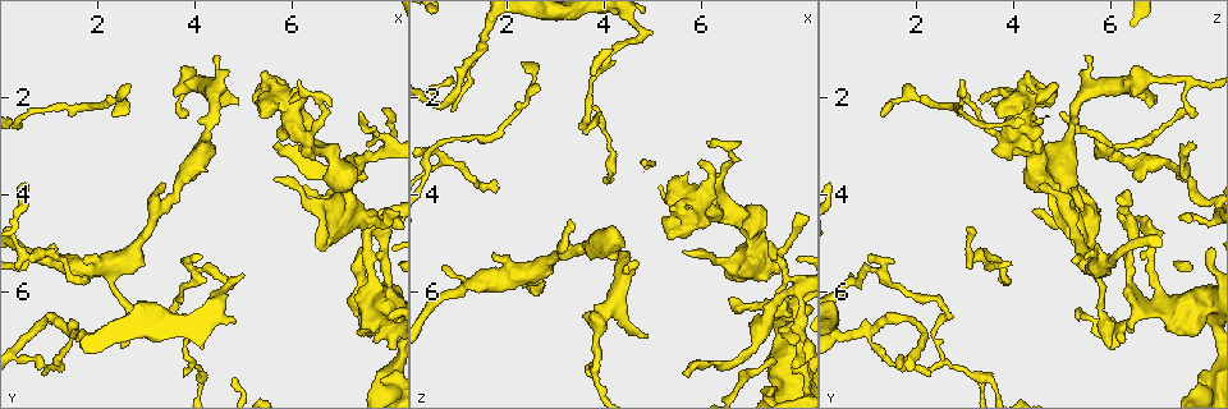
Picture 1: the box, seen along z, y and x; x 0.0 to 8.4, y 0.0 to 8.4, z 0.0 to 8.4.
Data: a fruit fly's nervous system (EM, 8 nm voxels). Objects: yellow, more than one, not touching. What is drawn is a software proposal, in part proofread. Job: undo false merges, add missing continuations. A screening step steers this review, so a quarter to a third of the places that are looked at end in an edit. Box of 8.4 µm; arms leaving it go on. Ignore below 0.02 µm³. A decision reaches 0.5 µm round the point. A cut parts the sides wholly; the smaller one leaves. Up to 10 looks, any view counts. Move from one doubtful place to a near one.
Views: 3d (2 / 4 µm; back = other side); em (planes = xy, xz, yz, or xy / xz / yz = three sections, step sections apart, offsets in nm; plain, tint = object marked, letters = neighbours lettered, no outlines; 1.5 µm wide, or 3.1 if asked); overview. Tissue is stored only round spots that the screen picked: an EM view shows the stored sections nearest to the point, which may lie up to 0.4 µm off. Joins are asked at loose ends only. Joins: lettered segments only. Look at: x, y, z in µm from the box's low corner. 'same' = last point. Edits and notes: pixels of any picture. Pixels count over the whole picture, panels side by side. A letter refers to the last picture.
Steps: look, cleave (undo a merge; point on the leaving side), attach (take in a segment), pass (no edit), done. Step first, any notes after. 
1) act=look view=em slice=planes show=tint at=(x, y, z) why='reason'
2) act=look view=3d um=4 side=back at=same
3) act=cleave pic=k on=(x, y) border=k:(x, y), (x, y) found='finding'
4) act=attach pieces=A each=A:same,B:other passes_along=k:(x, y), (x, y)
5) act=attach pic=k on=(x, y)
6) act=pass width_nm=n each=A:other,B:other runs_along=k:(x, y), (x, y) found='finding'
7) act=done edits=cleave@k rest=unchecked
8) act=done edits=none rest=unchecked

act=look view=em slice=yz step=8 show=tint at=(5.85, 2.60, 4.00) why='free end'

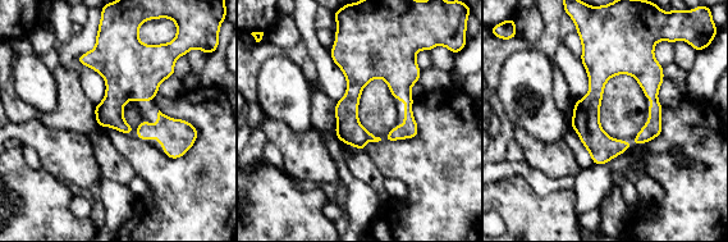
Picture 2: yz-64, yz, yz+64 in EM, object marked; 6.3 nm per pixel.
act=look view=em slice=planes show=letters at=same

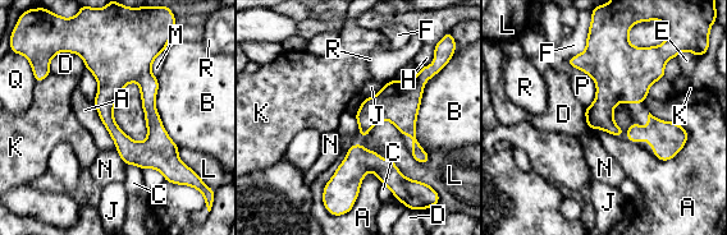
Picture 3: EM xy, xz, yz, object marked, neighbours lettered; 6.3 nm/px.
act=pass width_nm=130 each=A:other,B:other,C:other,D:other,E:other,F:other,H:other,J:other,K:other,L:other,M:other,N:other,P:other,Q:other,R:other runs_along=3:(97, 42), (149, 87), (161, 169) found='no lettered segment goes on from it'

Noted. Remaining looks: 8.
act=look view=em slice=planes show=letters at=(7.40, 2.30, 4.95) why='branch stops here'

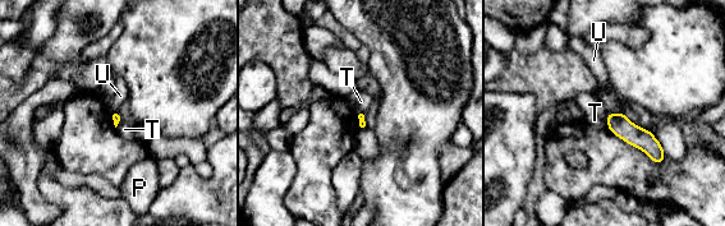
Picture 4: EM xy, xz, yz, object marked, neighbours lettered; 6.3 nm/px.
act=pass each=P:other,T:other,U:other runs_along=4:(610, 116), (641, 138), (660, 157) found='none of them fits'

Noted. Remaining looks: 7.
act=look view=3d um=4 at=(5.80, 2.95, 7.70) why='tapers out'

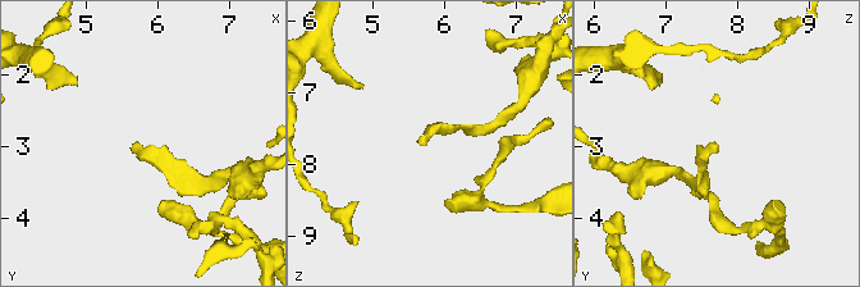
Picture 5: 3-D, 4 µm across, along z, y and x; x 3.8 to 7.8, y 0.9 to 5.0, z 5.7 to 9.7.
act=look view=em slice=planes show=letters at=(5.70, 3.05, 7.75)

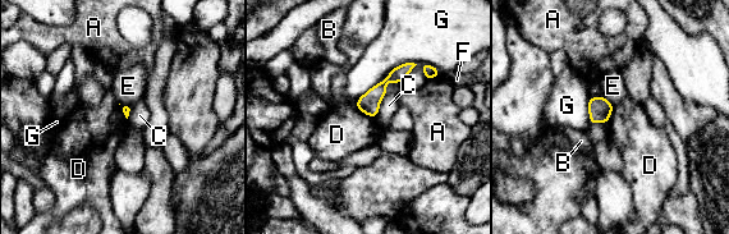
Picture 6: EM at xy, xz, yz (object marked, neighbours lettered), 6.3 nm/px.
act=pass longest_contact=G:440nm each=A:other,B:other,C:other,D:other,E:other,F:other,G:other border=6:(356, 108), (372, 118) found='no lettered segment goes on from it'

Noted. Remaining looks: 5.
act=look view=3d um=4 at=(4.55, 5.65, 0.85) why='a narrow waist'

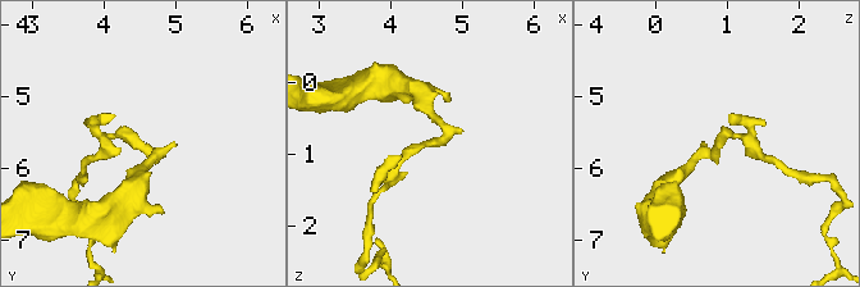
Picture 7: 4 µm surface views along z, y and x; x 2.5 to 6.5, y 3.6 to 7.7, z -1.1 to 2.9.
act=look view=em slice=yz step=4 show=letters at=(4.50, 5.65, 0.85) why='now the EM'

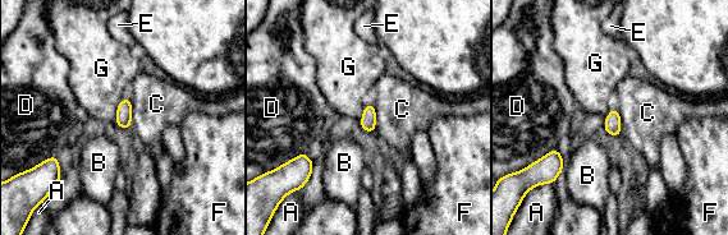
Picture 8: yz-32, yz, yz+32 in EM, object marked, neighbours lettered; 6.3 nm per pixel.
act=pass width_nm=90 each=A:other,B:other,C:other,D:other,E:other,F:other,G:other border=8:(120, 101), (117, 109), (115, 123) found='one neuron here'

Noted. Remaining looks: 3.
act=done edits=none rest=unchecked

